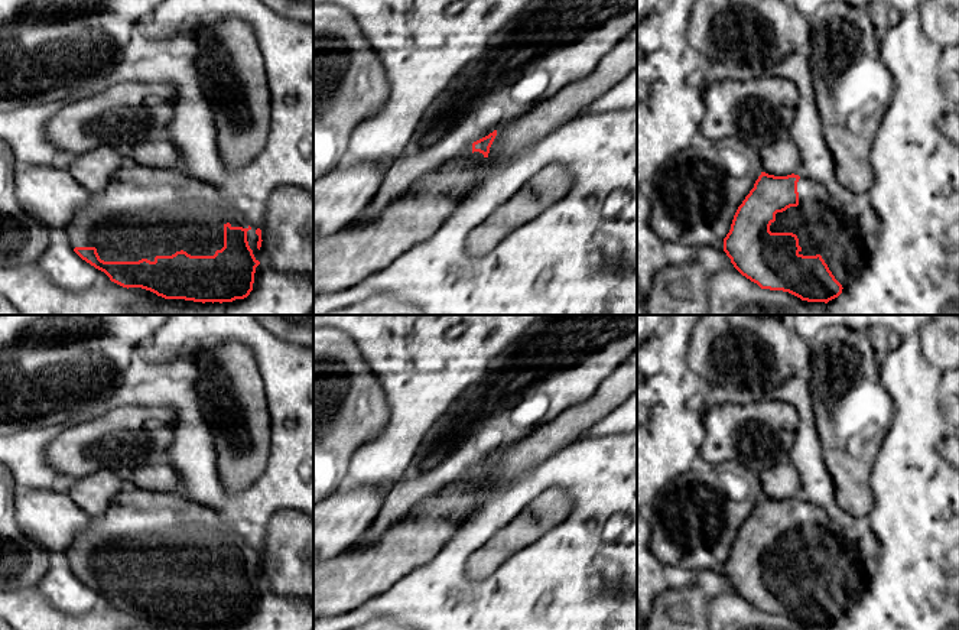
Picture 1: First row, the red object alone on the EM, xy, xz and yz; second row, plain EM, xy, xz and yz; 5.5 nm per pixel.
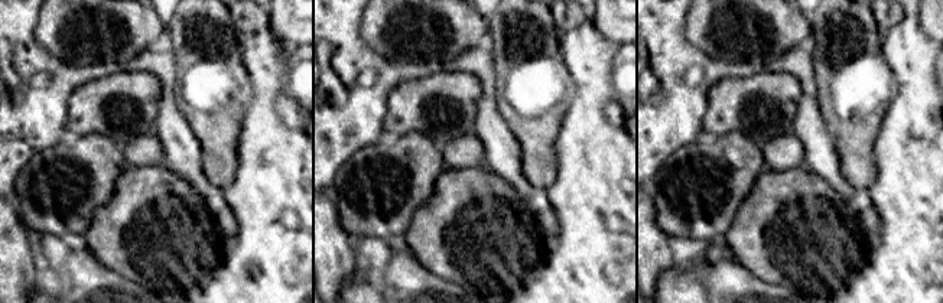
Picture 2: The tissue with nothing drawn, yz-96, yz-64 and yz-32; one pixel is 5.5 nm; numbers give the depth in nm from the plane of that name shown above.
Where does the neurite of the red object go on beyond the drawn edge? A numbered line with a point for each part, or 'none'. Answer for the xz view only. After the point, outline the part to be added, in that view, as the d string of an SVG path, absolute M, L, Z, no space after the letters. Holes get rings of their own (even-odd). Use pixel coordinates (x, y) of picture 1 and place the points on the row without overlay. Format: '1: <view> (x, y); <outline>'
1: xz (341, 584); M468 468L462 478L417 504L402 522L373 543L348 548L344 553L313 562L313 621L348 613L387 591L402 577L429 562L454 536L455 529L494 493L482 477Z

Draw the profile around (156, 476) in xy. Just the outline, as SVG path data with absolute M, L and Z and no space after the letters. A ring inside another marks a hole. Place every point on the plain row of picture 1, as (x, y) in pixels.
M155 458L136 467L133 471L127 472L126 477L129 484L139 488L166 493L182 491L182 477L160 458Z

